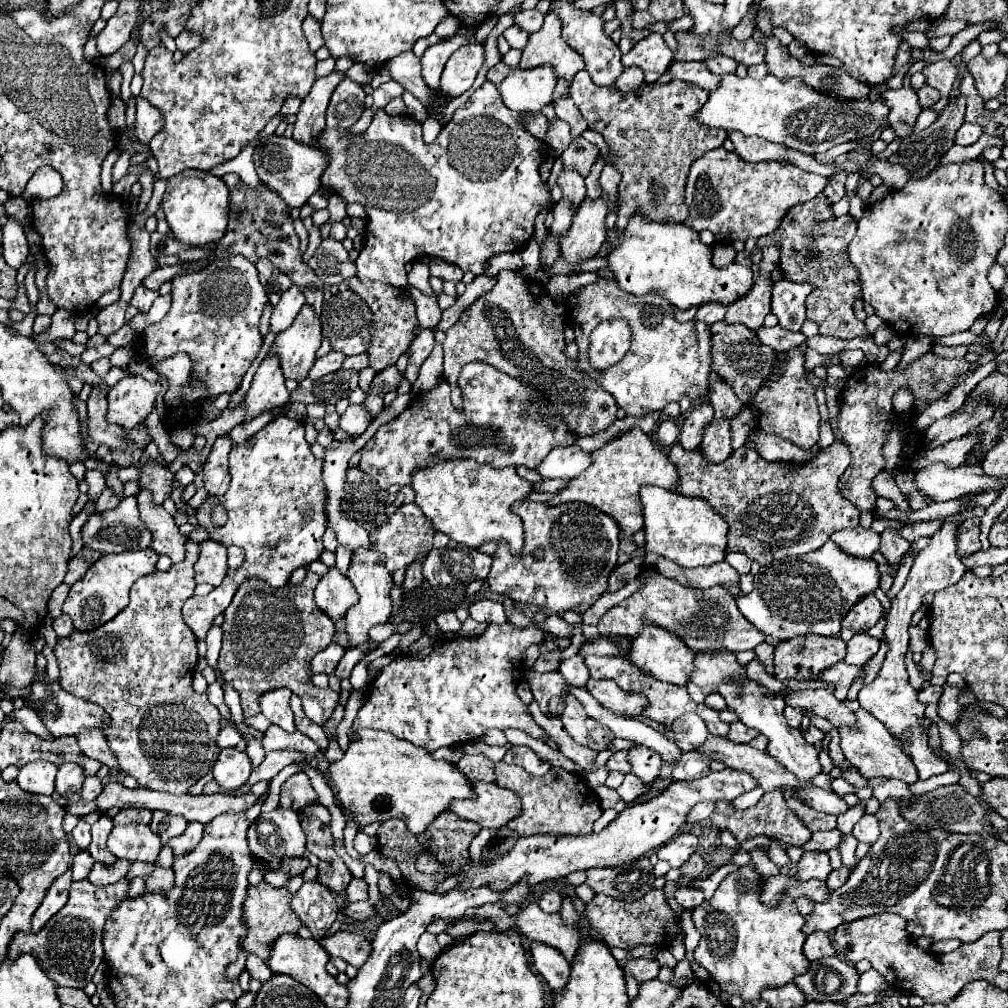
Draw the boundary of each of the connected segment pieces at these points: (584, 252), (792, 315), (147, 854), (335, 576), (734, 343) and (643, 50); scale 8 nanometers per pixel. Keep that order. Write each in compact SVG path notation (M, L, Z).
M598 197L596 201L582 201L572 227L560 239L560 253L570 265L596 257L606 241L606 215L608 205L604 197Z
M786 279L774 283L772 291L772 313L780 319L780 327L788 331L800 331L806 321L804 301L812 293L808 283L790 283Z
M116 825L108 837L108 849L114 857L126 861L144 861L156 863L162 843L156 833L148 825Z
M332 567L318 583L314 593L316 607L326 613L332 621L338 621L346 615L346 611L356 605L358 593L352 587L350 579L342 575L336 567Z
M726 321L714 323L710 327L710 337L712 337L712 371L722 381L732 385L734 395L742 403L748 403L752 399L752 393L760 389L760 383L764 383L768 373L772 371L772 365L776 361L776 351L762 345L752 329L744 325L728 325Z
M650 33L646 39L636 43L626 55L622 55L622 63L626 67L640 67L644 71L646 83L656 83L672 65L674 53L666 47L660 33Z

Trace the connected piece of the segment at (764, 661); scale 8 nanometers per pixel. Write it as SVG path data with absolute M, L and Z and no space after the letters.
M762 642L758 644L754 648L754 652L758 658L760 658L760 662L763 666L765 666L765 670L768 674L773 674L774 666L773 666L773 652L774 647L767 642Z

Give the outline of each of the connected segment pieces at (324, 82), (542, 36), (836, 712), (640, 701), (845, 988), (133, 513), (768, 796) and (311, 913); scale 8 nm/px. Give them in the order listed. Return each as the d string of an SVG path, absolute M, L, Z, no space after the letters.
M330 73L322 79L316 79L312 85L312 91L308 93L308 97L302 99L300 111L296 115L296 123L294 123L294 139L302 141L306 145L312 145L312 141L316 141L316 137L326 129L324 125L324 115L326 115L326 107L328 101L336 89L336 85L342 81L344 75L340 73Z
M554 11L544 17L542 29L530 35L528 45L522 53L520 69L534 69L540 65L550 65L556 79L564 79L568 83L568 89L572 77L584 69L584 59L576 51L568 49L560 37L560 17Z
M806 689L806 691L794 691L784 697L786 705L808 709L818 717L828 719L834 729L850 727L856 729L856 715L850 711L842 701L834 697L834 693L826 689Z
M590 679L586 689L604 709L620 717L638 717L648 707L648 699L644 699L642 693L624 693L614 681L608 679Z
M824 957L812 961L808 973L796 977L794 983L810 1001L840 1003L842 999L856 993L858 979L860 973L854 965L848 965L838 957Z
M126 497L120 501L120 505L112 511L106 511L102 515L94 513L82 527L82 539L84 545L100 551L100 553L124 553L124 551L136 551L136 549L148 549L152 535L150 529L140 521L136 497Z
M778 791L764 793L762 799L754 807L744 809L744 811L736 809L732 803L716 801L716 809L710 815L710 819L716 827L732 831L732 835L738 839L738 843L744 843L756 835L766 835L766 837L778 841L782 849L790 849L790 847L802 847L804 841L808 841L808 837L812 837L812 833L804 825L804 821L796 813L788 813L786 801L784 801L784 797L778 797Z
M306 881L300 887L300 891L292 897L290 907L298 915L302 925L310 929L312 939L316 941L330 931L332 923L336 921L336 913L338 913L336 897L326 887L322 887L318 881L314 883Z

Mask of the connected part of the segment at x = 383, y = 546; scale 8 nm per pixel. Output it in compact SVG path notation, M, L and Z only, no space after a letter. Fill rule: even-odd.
M408 503L408 505L402 505L400 511L390 517L388 523L378 527L372 533L370 541L374 541L376 551L380 551L380 553L386 555L386 569L390 573L394 573L398 569L408 567L412 561L416 561L420 557L426 557L430 553L430 549L432 549L434 533L436 533L436 529L434 529L432 521L424 519L422 509L416 503Z

